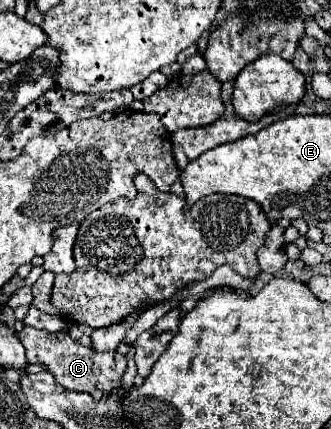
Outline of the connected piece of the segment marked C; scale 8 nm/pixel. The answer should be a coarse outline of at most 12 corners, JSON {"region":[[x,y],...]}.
{"region":[[25,326],[27,360],[75,392],[121,386],[127,358]]}

